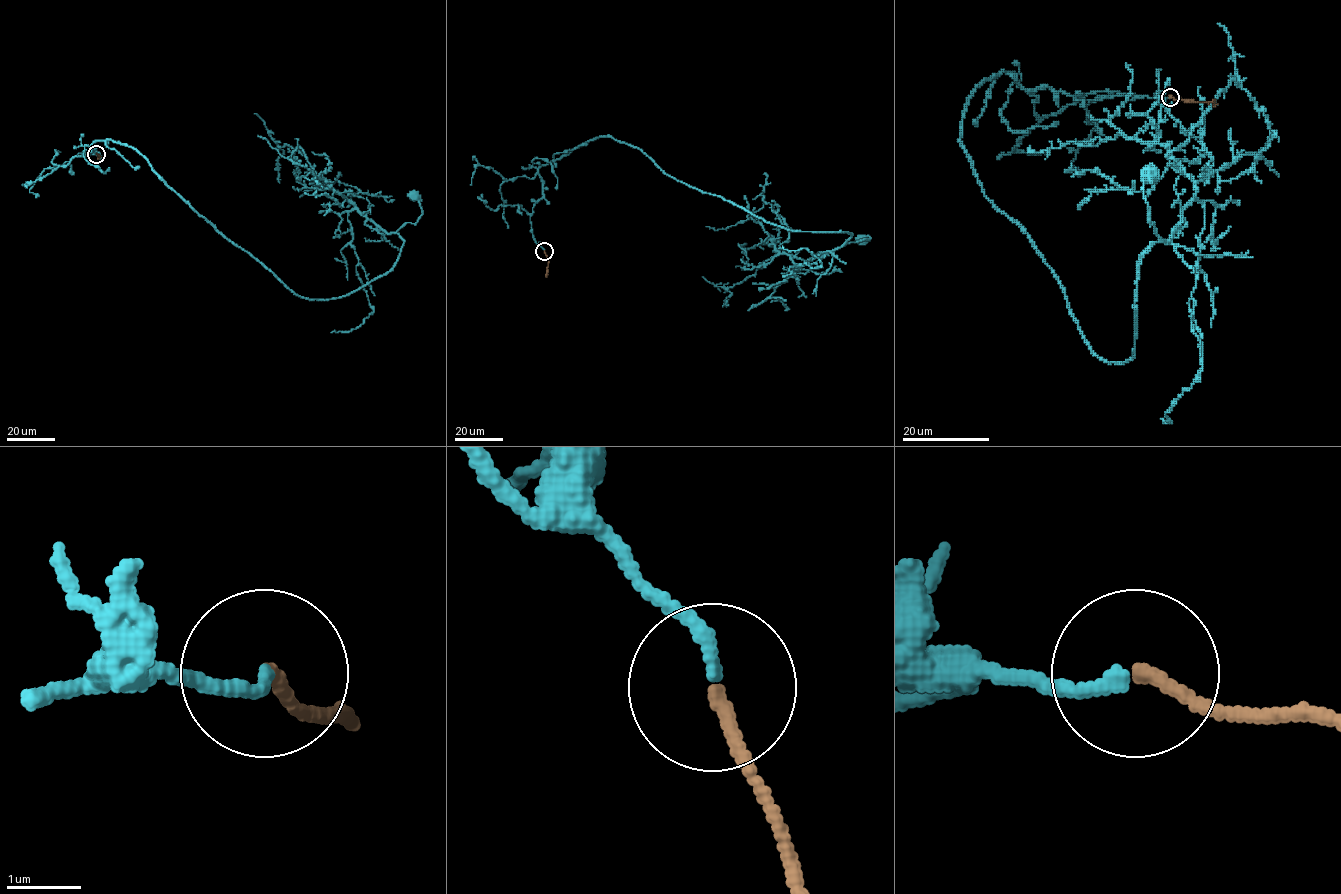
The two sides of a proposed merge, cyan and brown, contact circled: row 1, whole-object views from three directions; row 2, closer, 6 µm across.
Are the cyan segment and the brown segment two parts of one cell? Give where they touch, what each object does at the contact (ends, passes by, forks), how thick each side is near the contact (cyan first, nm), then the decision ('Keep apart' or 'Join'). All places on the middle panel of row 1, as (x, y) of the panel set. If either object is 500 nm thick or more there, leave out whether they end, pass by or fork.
Place: (544, 251). At the ring cyan ends. At the ring brown ends. Thickness 170 nm (cyan) against 170 nm. Join

